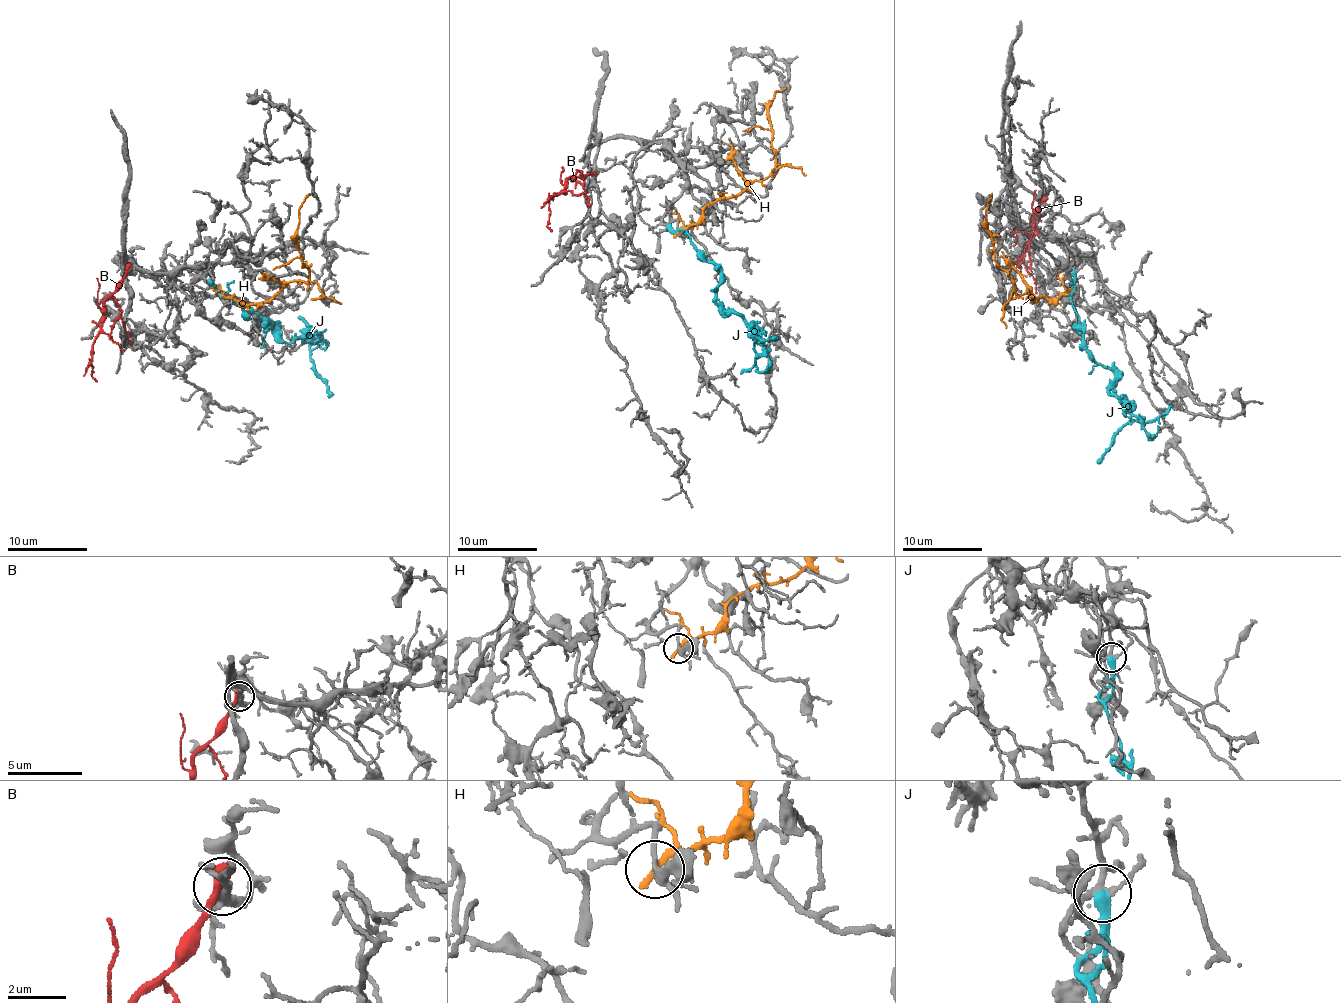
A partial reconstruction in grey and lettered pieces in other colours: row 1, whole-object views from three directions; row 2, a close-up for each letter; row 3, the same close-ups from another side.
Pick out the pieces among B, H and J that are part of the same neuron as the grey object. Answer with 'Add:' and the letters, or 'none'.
Add: none

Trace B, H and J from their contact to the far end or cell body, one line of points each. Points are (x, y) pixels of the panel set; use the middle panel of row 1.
B: (592, 174), (568, 179), (564, 194), (551, 197), (547, 222), (552, 231)
H: (678, 232), (692, 226), (721, 197), (765, 180), (774, 170), (769, 107), (774, 91), (785, 88)
J: (669, 225), (684, 230), (720, 274), (723, 309), (749, 325), (762, 345), (755, 340), (775, 338)

